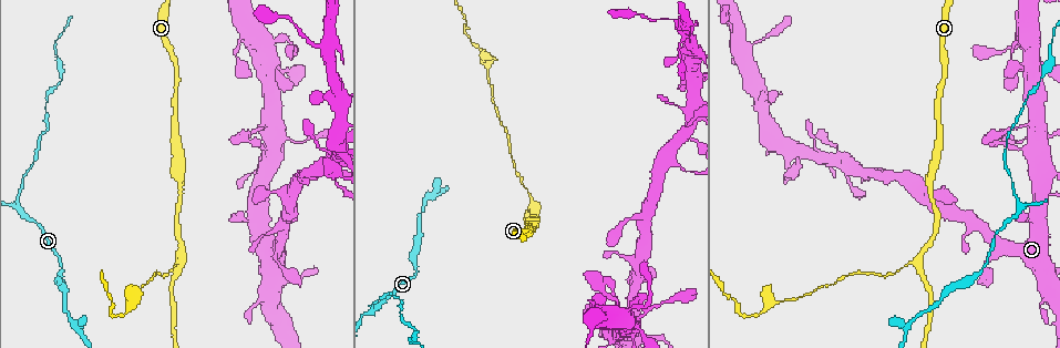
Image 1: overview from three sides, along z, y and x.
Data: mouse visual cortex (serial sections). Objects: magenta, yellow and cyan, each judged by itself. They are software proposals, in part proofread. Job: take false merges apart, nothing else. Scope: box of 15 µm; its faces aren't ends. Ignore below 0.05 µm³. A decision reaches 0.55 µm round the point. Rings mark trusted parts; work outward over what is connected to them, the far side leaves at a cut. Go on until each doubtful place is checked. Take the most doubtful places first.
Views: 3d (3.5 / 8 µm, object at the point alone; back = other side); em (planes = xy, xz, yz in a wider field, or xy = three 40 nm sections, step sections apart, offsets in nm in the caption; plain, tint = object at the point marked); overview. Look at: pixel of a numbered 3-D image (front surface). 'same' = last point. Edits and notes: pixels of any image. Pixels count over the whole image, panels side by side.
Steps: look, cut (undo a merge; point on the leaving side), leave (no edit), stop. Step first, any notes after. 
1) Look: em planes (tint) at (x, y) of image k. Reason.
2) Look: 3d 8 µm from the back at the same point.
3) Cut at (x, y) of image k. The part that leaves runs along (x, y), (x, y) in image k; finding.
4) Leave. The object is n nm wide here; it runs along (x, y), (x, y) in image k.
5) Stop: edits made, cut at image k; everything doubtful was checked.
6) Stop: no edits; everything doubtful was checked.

Look: 3d 8 µm at (534, 207) of image 1. Arms part here.

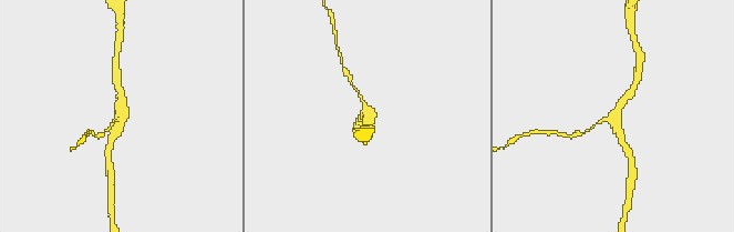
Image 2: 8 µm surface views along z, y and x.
Look: 3d 3.5 µm at (117, 118) of image 2.

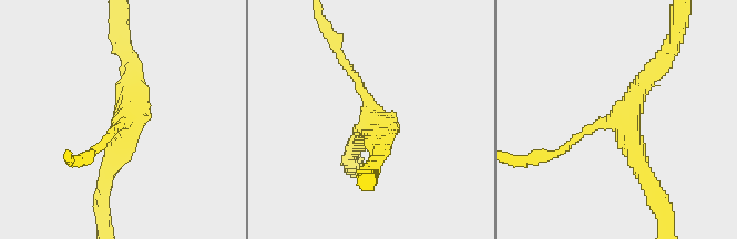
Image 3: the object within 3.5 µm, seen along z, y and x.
Leave. It runs along (659, 60), (620, 121), (596, 124), (563, 148) in image 3; all the same cell.

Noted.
Look: 3d 3.5 µm at (133, 301) of image 1. Sharp bend.

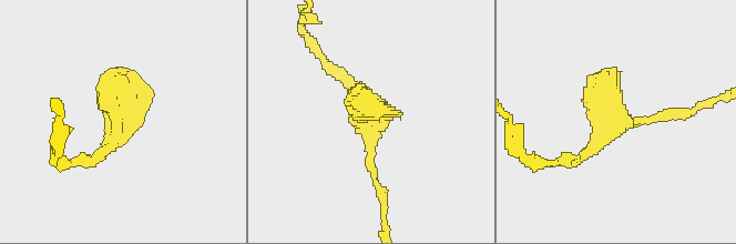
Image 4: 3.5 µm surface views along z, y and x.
Look: em planes (tint) at (123, 120) of image 4.

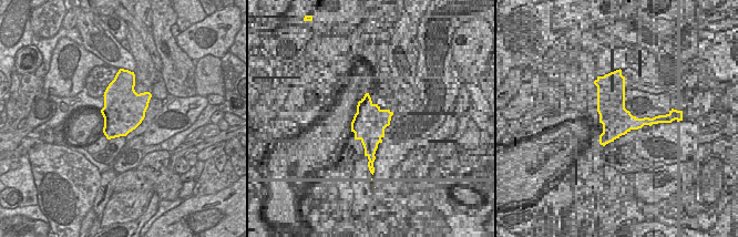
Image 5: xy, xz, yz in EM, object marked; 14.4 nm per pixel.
Leave. The object is 600 nm wide here; it runs along (684, 111), (613, 121), (613, 67) in image 4; one cell here.

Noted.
Look: 3d 3.5 µm at (111, 314) of image 1. Abrupt turn.

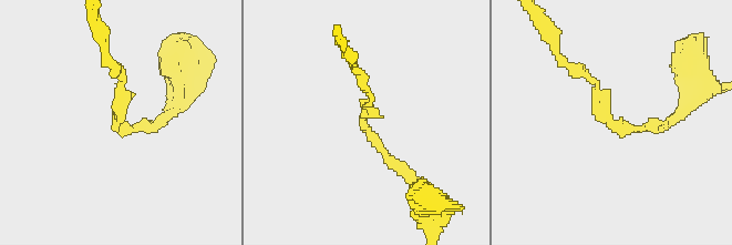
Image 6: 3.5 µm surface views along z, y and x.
Look: em xy step 5 (plain) at (120, 128) of image 6. The arms are 100, 150 nm wide; now the EM.

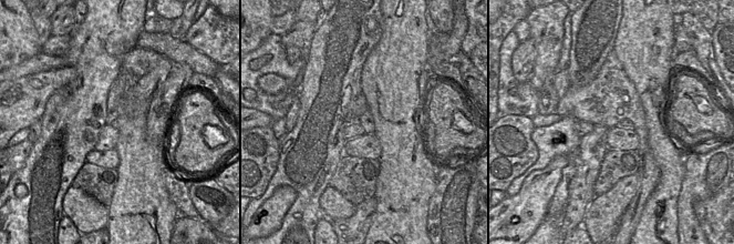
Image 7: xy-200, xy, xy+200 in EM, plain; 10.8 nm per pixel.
Look: em xy step 5 (tint) at the same point.

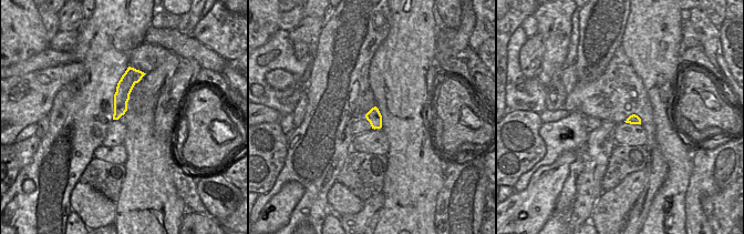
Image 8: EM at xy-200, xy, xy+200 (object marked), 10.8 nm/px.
Leave. It runs along (415, 182), (364, 125), (368, 89) in image 6; continuous, no second cell.

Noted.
Look: 3d 3.5 µm at (371, 309) of image 1. Branch point.

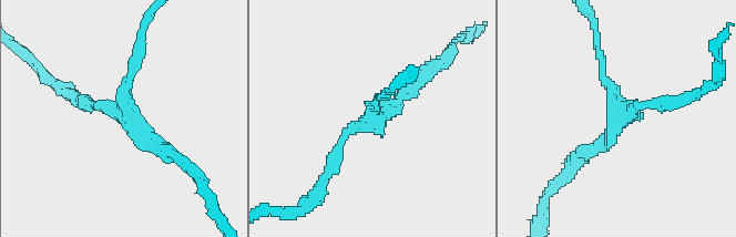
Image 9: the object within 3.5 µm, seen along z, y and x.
Look: em planes (tint) at (127, 112) of image 9. 3 arms meet here; the arms are 150, 150, 200 nm wide.

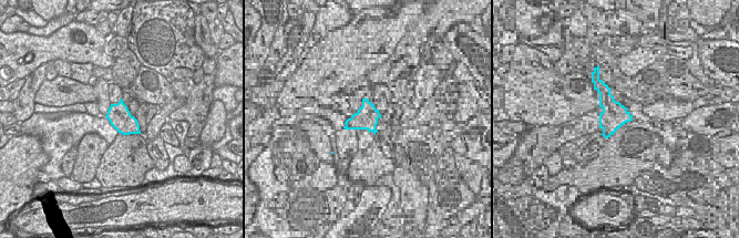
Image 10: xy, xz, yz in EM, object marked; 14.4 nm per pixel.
Leave. The object is 320 nm wide here; it runs along (173, 153), (125, 112), (142, 48) in image 9; one cell here.

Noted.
Stop: no edits; everything doubtful was checked.

